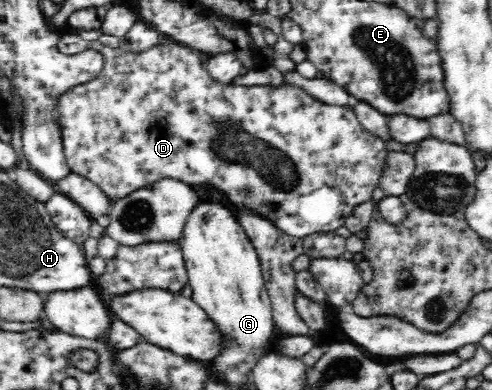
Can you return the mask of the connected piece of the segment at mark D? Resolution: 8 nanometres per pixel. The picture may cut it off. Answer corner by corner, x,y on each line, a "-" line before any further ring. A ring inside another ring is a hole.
70,31
60,35
58,49
68,57
84,55
88,50
96,51
104,57
104,68
98,73
98,76
95,76
91,81
77,84
69,88
68,91
64,91
57,98
55,111
65,152
64,156
71,172
94,182
112,202
126,198
126,196
130,196
132,192
136,192
139,188
149,187
153,182
164,178
182,180
191,187
206,186
208,184
208,186
214,186
218,191
222,190
224,194
228,194
228,200
231,202
233,210
252,210
256,214
272,220
274,225
278,226
284,233
303,238
314,233
335,231
340,226
344,226
346,218
354,212
356,206
373,200
372,194
374,188
379,186
382,167
388,150
384,146
384,140
368,132
360,124
354,114
352,104
348,106
326,104
316,100
302,88
286,82
276,87
271,85
242,86
235,83
220,84
206,70
208,57
194,49
190,49
187,45
172,40
156,44
156,46
145,52
134,54
119,47
108,48
97,38
94,40
82,40
76,33

